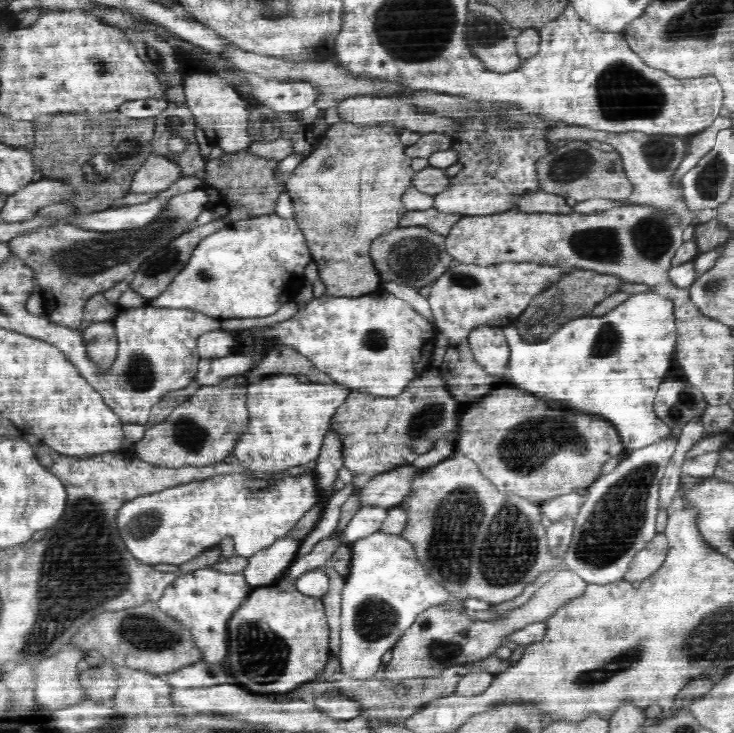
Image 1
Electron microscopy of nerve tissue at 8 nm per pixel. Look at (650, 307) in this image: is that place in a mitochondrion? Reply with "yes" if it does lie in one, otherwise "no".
no

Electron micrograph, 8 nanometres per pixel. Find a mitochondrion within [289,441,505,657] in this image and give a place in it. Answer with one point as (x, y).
(374, 619)

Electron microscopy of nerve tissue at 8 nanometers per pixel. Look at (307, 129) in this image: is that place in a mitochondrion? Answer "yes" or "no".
no

